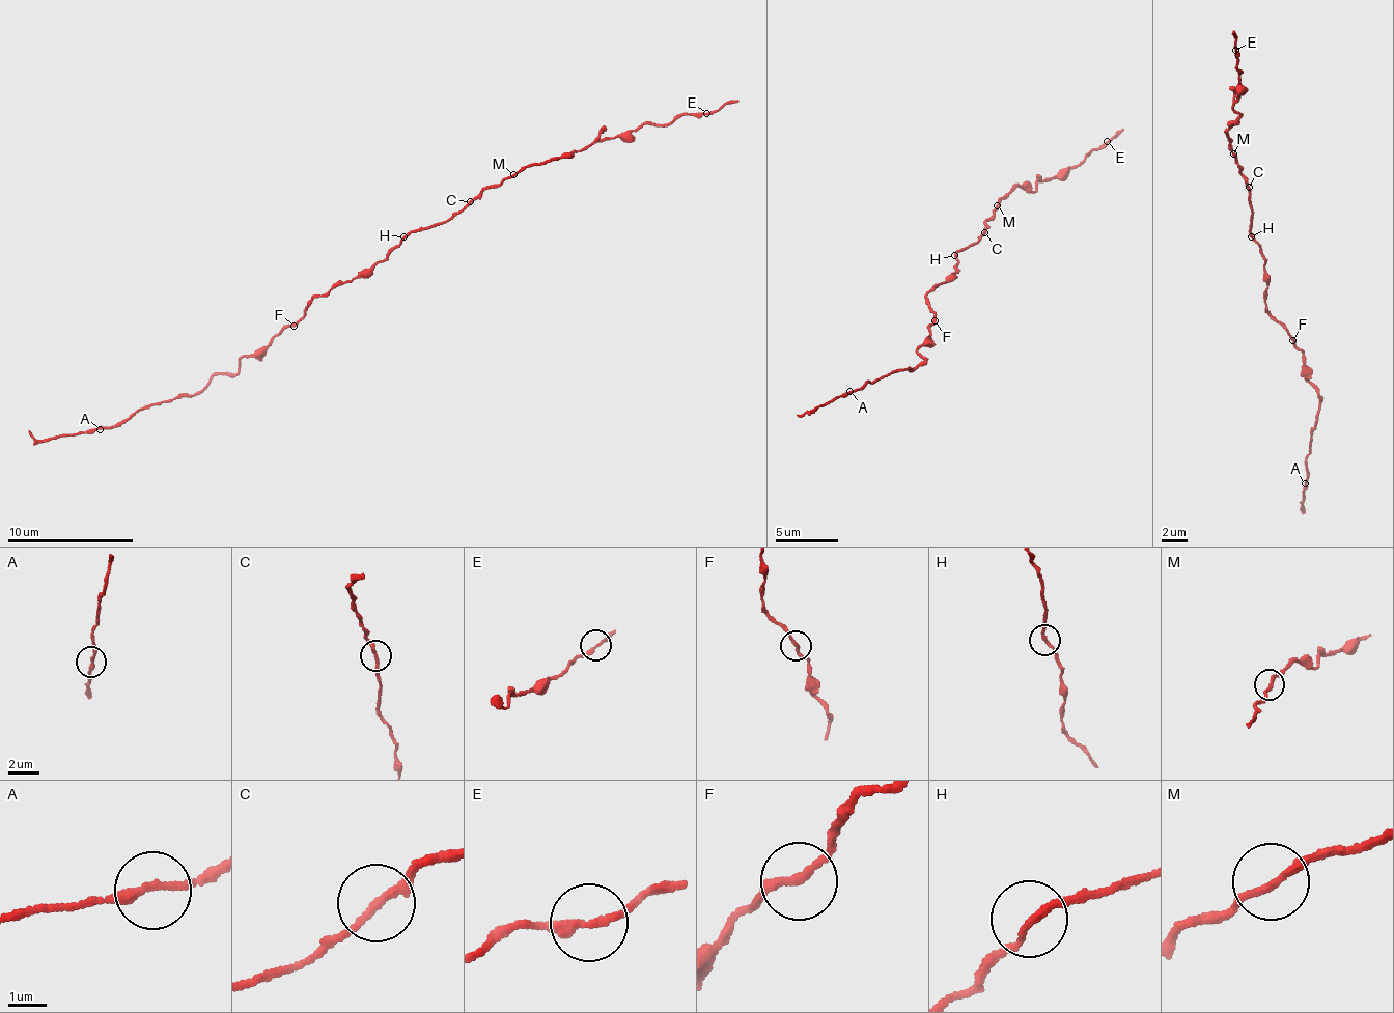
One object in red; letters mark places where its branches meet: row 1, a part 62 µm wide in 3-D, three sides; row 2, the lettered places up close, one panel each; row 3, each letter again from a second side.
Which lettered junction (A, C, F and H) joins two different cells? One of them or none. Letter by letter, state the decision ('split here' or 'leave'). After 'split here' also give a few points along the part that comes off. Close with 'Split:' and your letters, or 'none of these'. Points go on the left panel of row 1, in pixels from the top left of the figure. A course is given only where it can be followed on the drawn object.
A: leave
C: leave
F: leave
H: leave
Split: none of these

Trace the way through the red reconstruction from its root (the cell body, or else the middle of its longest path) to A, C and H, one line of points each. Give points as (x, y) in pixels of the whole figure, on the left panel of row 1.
A: (372, 268), (308, 303), (302, 317), (241, 360), (235, 373), (216, 374), (199, 392), (139, 409), (100, 429)
C: (372, 268), (415, 230), (424, 230), (433, 224), (445, 222), (471, 202)
H: (372, 268), (400, 244), (403, 236)

